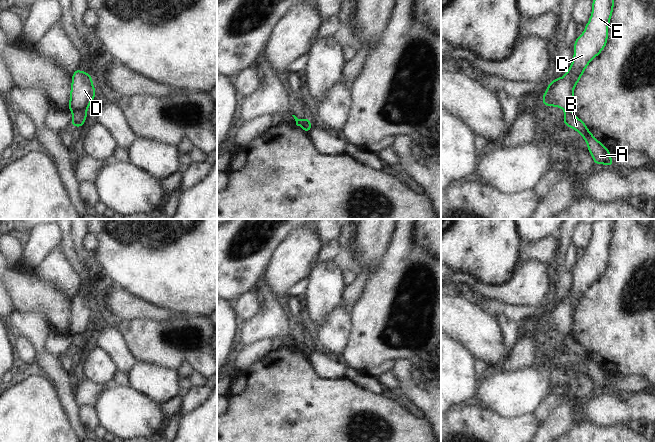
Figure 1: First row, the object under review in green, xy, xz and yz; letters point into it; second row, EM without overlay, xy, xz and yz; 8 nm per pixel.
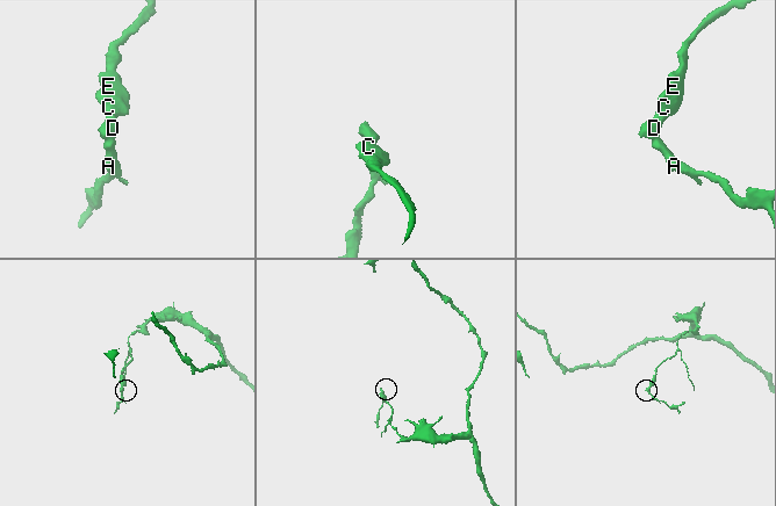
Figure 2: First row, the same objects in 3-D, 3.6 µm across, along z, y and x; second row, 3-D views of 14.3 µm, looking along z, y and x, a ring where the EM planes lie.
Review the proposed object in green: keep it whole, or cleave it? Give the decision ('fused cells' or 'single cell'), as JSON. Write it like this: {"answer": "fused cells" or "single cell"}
{"answer": "fused cells"}

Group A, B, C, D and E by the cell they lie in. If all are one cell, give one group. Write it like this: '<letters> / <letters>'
A B / C D E

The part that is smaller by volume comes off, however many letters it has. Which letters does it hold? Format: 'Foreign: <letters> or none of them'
Foreign: A, B

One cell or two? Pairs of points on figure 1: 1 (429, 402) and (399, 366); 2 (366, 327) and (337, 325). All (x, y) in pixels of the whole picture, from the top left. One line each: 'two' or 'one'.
1: one
2: two

